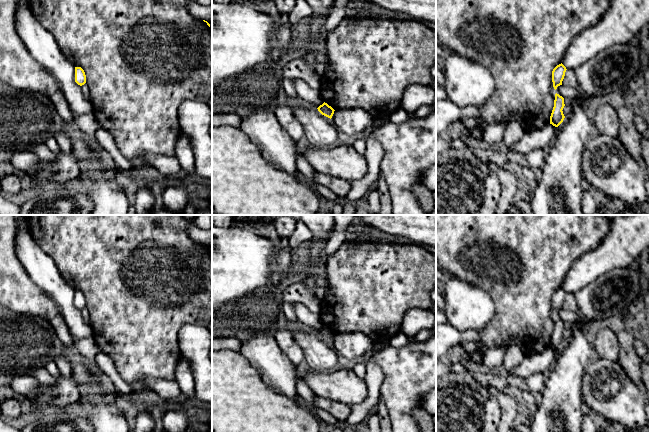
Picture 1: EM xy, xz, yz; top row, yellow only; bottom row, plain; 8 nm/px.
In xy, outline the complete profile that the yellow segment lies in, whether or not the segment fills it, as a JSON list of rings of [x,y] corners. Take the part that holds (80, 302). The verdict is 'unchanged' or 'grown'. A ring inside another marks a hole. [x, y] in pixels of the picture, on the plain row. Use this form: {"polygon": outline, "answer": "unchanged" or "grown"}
{"polygon": [[[75,291],[75,306],[80,310],[86,307],[86,299],[81,291]]], "answer": "unchanged"}

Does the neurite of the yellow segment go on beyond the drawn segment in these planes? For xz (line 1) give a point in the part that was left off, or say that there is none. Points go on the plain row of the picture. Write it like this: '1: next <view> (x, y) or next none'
1: next none

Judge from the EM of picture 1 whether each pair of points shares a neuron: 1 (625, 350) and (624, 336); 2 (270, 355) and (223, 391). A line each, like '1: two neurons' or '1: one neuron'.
1: one neuron
2: two neurons

